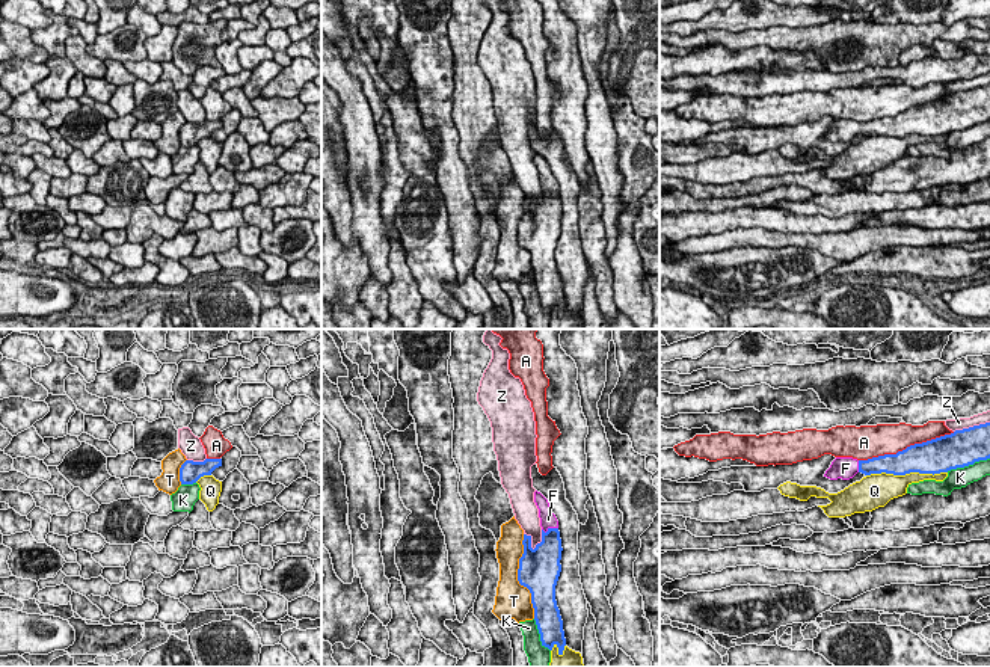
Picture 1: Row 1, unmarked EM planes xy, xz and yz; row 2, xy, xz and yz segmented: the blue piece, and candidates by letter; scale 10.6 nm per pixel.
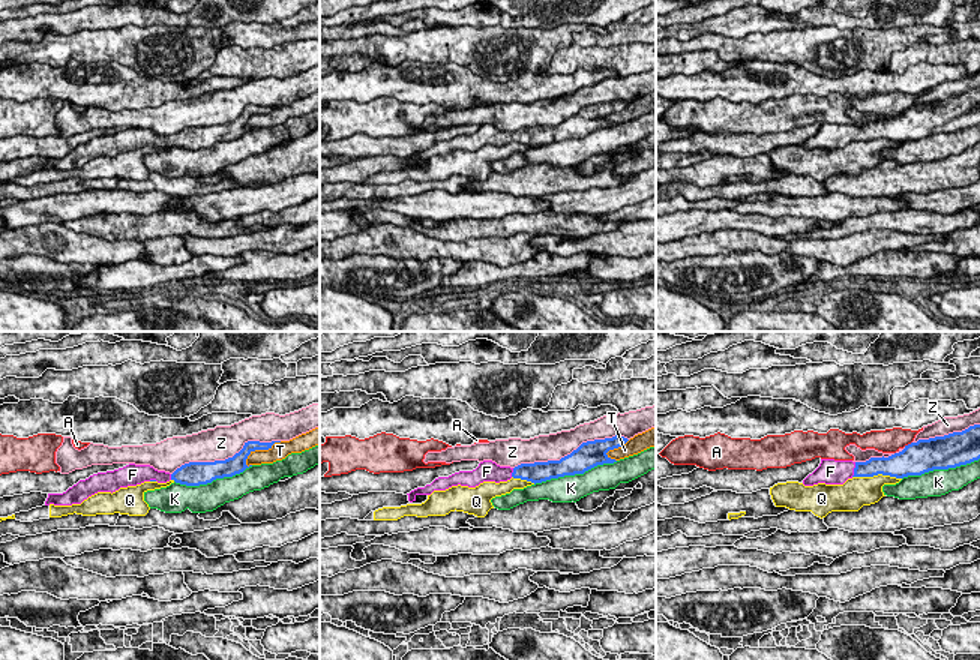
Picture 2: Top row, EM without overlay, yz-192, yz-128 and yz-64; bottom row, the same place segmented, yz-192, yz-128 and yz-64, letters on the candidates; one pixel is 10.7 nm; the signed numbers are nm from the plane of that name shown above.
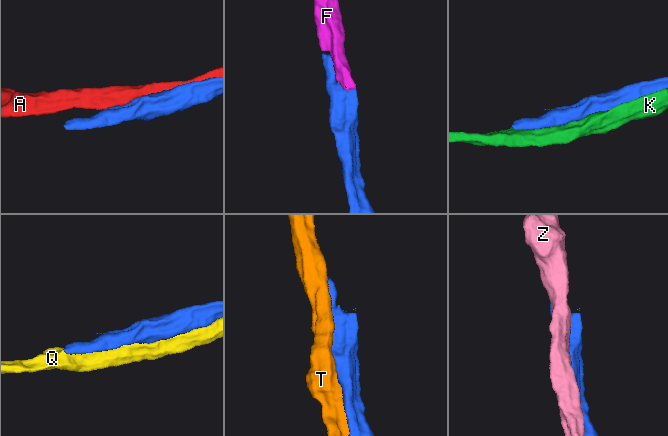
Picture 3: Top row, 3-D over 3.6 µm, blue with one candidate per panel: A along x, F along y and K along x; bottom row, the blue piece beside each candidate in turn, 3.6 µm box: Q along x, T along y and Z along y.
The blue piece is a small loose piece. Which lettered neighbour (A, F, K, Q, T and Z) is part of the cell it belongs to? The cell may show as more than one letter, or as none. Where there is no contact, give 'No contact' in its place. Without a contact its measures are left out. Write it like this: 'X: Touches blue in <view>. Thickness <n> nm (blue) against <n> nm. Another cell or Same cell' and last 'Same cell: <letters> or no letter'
A: Touches blue in yz. Thickness 340 nm (blue) against 320 nm. Another cell
F: Touches blue in xz. Thickness 280 nm (blue) against 170 nm. Same cell
K: Touches blue in yz. Thickness 380 nm (blue) against 220 nm. Another cell
Q: Touches blue in yz. Thickness 320 nm (blue) against 280 nm. Another cell
T: Touches blue in xz. Thickness 440 nm (blue) against 360 nm. Another cell
Z: Touches blue in xz. Thickness 400 nm (blue) against 220 nm. Another cell
Same cell: F

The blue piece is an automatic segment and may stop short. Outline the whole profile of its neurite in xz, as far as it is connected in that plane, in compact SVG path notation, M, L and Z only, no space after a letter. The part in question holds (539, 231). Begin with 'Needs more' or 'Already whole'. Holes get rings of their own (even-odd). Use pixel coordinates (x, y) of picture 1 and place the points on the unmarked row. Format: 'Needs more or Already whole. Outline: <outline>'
Needs more. Outline: M534 154L534 164L539 171L542 204L531 210L531 198L524 196L524 216L519 220L518 243L531 255L534 282L540 296L542 308L552 312L558 309L563 317L566 300L563 282L555 263L555 247L561 234L561 201L558 183L552 175L548 161Z

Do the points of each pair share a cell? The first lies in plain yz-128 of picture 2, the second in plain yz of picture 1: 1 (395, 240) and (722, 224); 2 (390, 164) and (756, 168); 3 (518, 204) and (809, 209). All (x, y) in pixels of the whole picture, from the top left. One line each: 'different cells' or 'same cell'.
1: different cells
2: same cell
3: same cell

